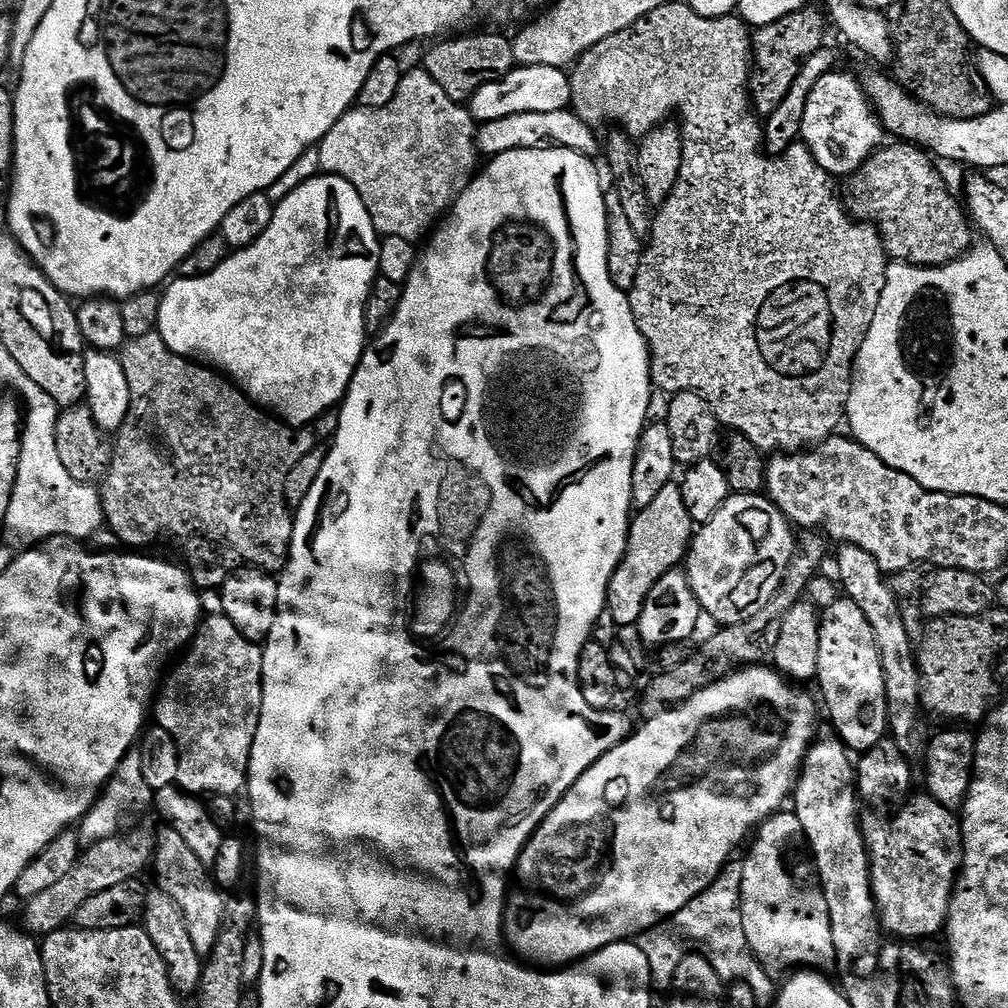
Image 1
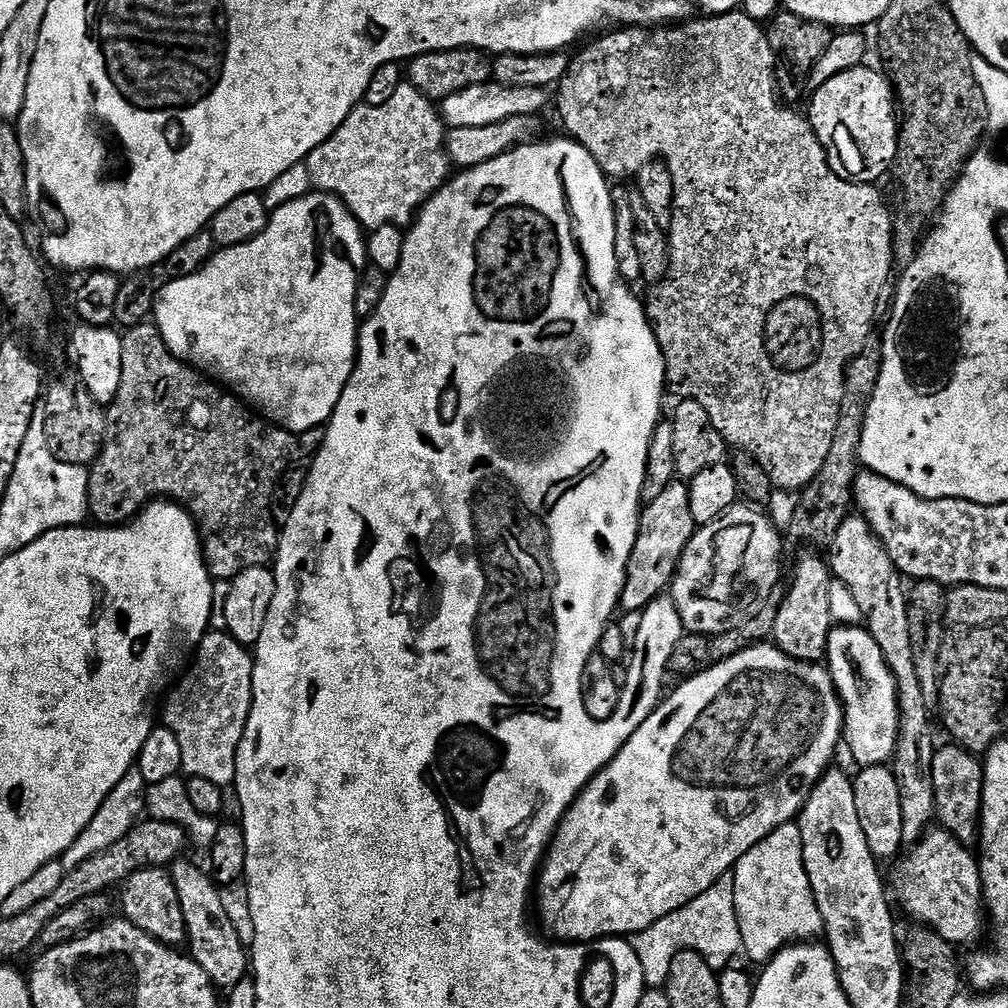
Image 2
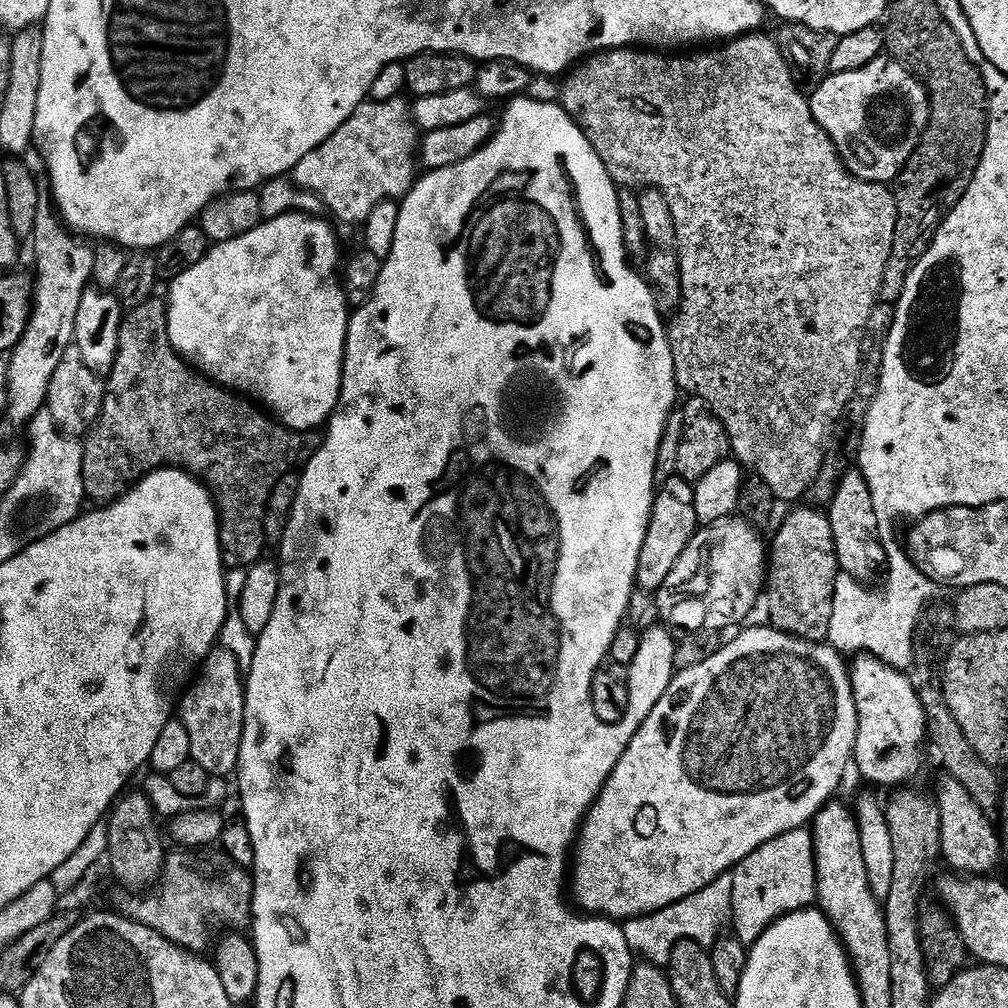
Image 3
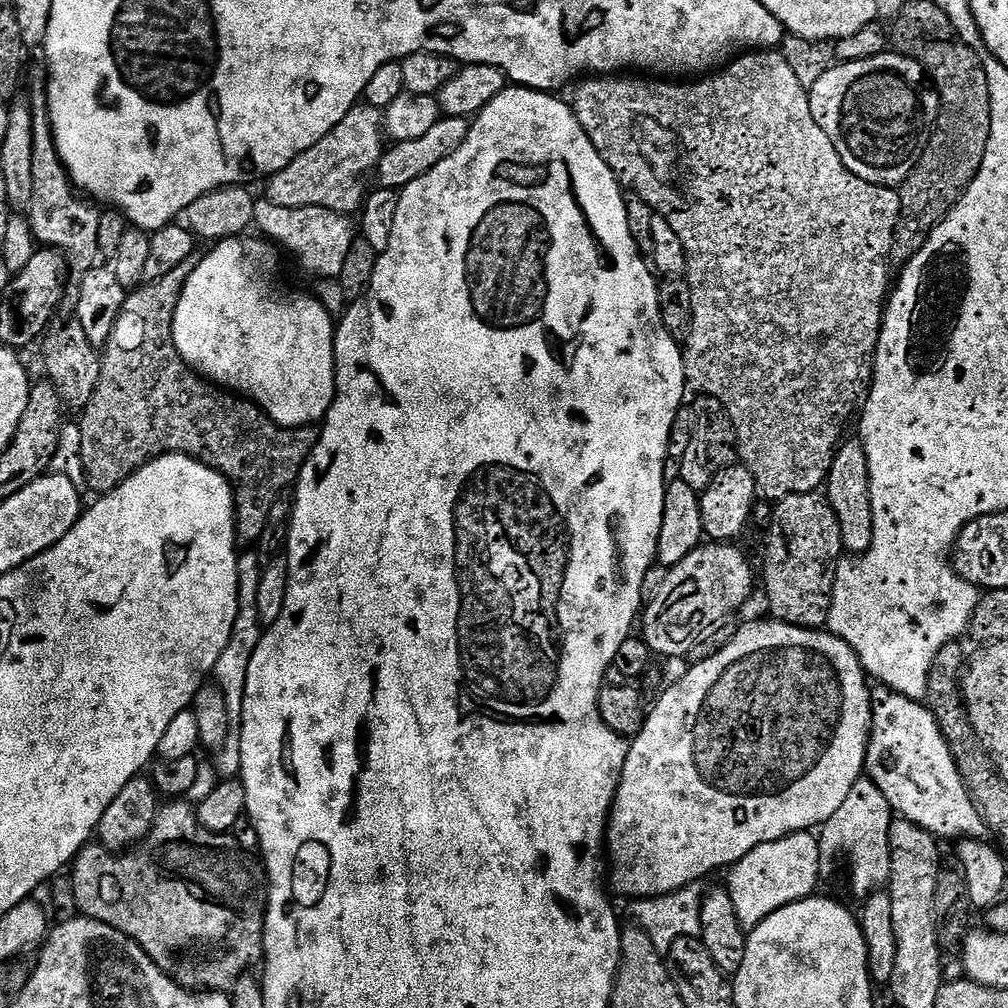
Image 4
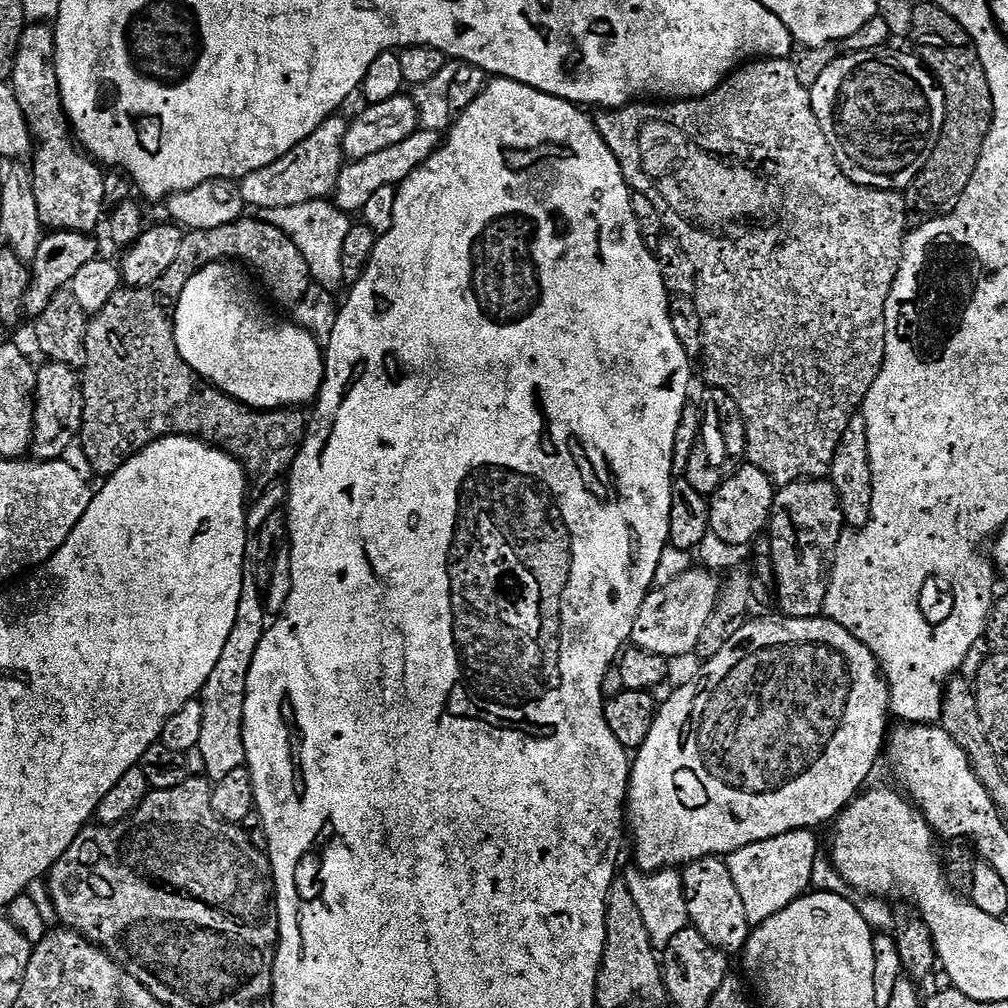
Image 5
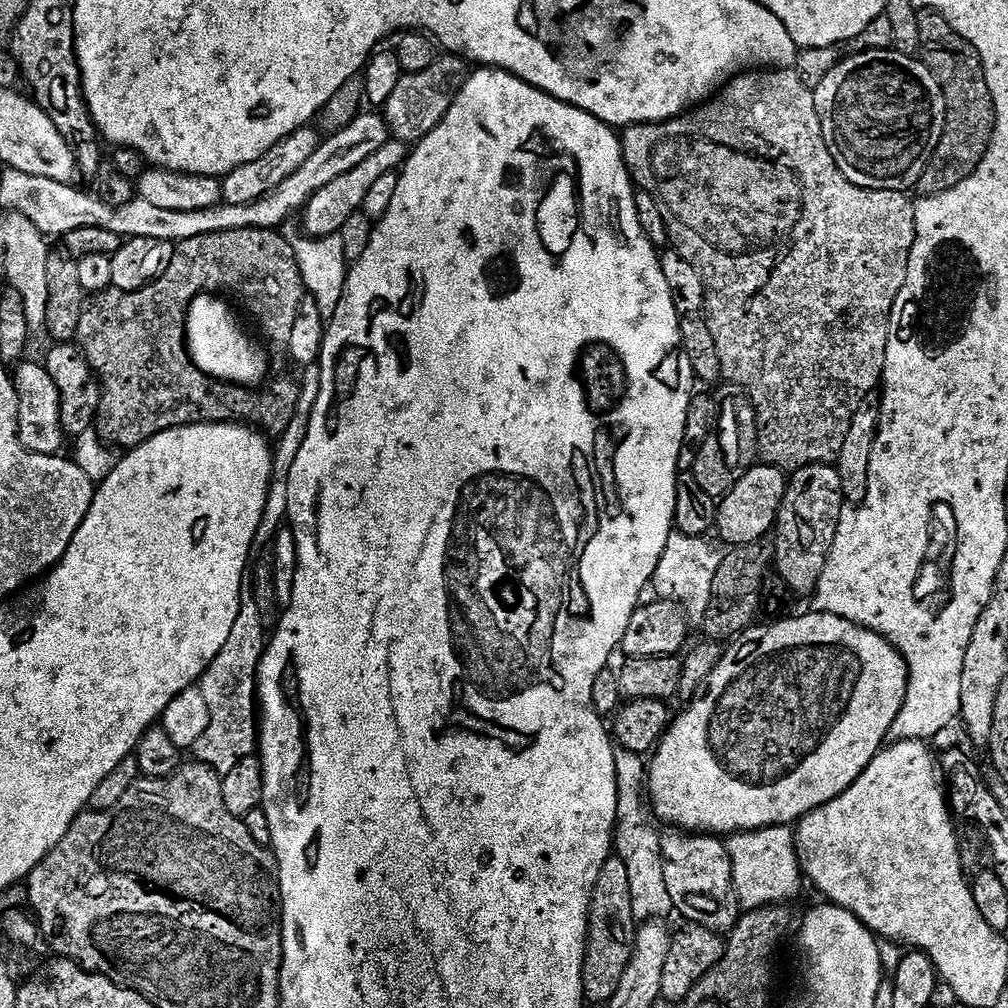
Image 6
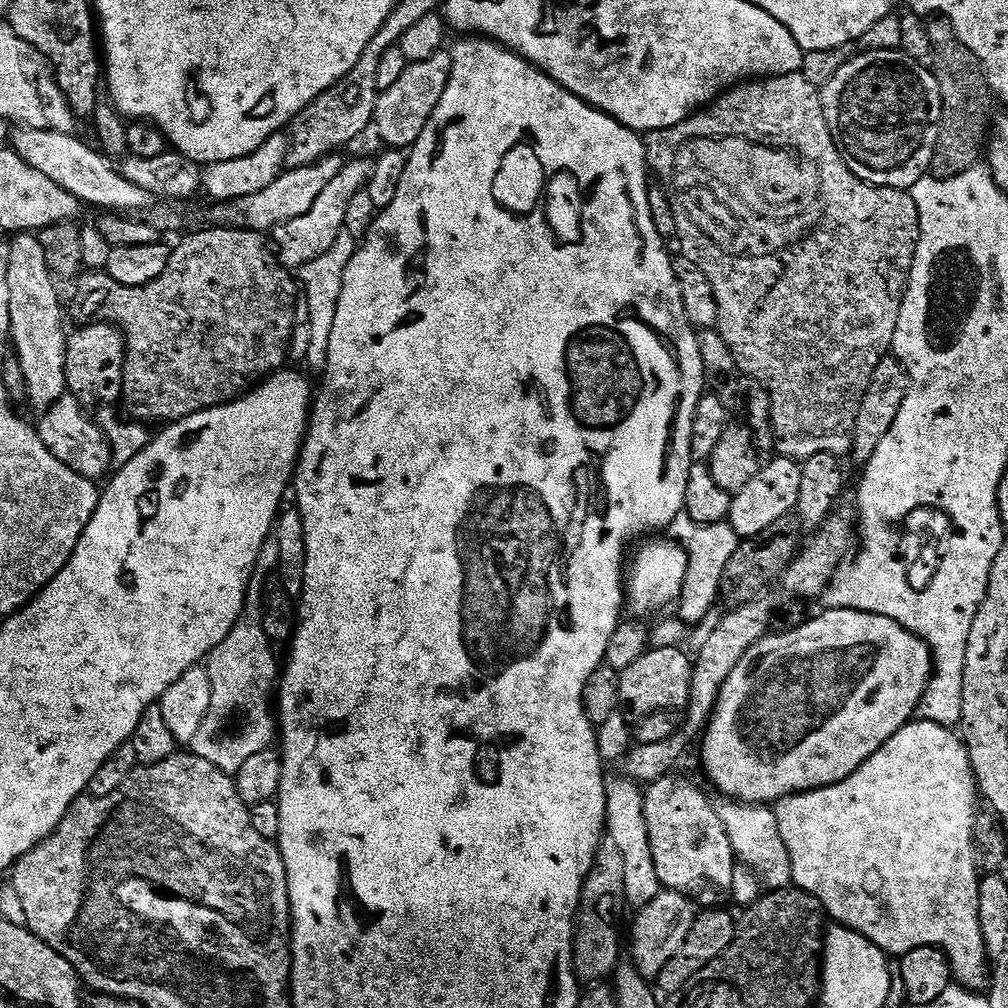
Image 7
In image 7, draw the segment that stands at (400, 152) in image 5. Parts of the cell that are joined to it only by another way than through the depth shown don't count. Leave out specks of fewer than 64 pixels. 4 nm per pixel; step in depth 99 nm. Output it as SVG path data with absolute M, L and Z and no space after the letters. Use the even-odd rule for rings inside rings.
M370 158L349 159L340 173L323 189L314 205L303 216L281 224L272 232L272 242L277 260L284 268L299 270L304 265L316 262L341 239L344 229L346 209L355 194L362 192L373 174L375 161Z

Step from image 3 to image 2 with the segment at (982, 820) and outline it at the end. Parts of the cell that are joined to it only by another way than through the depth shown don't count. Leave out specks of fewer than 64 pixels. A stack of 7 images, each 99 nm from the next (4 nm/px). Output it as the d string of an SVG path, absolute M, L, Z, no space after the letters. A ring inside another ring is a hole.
M948 742L948 745L937 747L932 763L932 777L934 778L934 798L936 799L935 819L939 827L954 838L958 838L965 846L977 843L980 834L980 807L982 806L982 790L984 789L984 765L967 748L960 747L959 743Z

